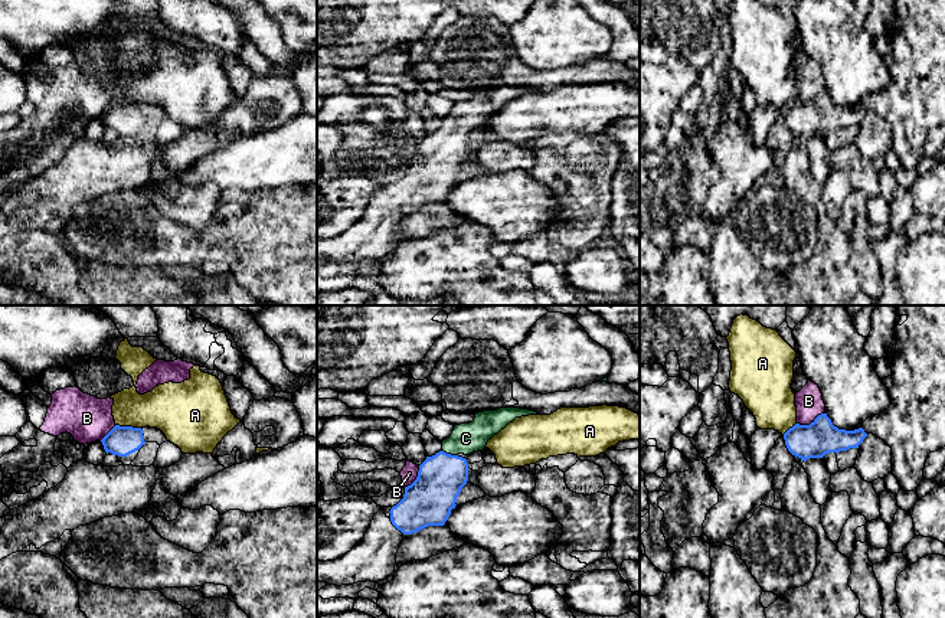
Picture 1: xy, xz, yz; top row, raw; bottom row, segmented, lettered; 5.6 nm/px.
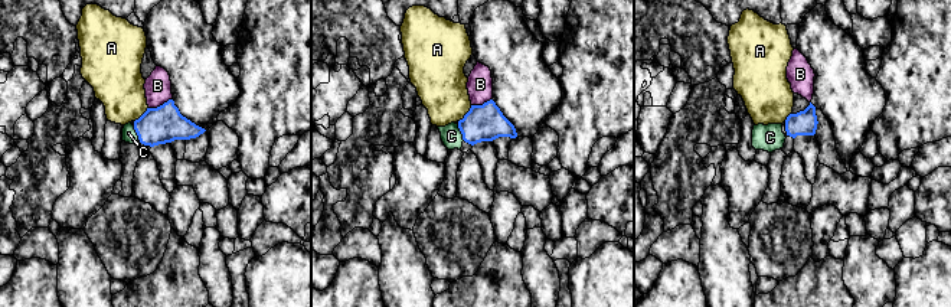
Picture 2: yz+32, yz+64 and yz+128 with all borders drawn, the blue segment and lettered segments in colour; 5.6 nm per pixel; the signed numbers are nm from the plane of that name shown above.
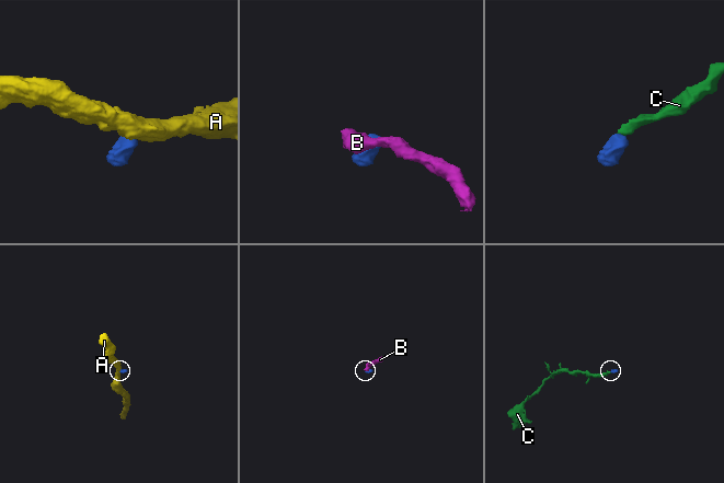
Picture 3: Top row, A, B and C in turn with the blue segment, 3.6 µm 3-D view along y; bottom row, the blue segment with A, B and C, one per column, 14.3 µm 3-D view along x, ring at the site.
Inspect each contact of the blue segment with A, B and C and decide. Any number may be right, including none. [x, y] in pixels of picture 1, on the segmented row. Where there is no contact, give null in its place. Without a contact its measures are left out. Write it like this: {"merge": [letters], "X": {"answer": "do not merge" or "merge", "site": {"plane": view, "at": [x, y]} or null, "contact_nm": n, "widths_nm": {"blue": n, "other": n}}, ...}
{"merge": ["C"], "A": {"answer": "do not merge", "site": {"plane": "xy", "at": [128, 427]}, "contact_nm": 150, "widths_nm": {"blue": 170, "other": 260}}, "B": {"answer": "do not merge", "site": {"plane": "yz", "at": [811, 422]}, "contact_nm": 170, "widths_nm": {"blue": 190, "other": 160}}, "C": {"answer": "merge", "site": {"plane": "xz", "at": [450, 454]}, "contact_nm": 90, "widths_nm": {"blue": 260, "other": 170}}}

